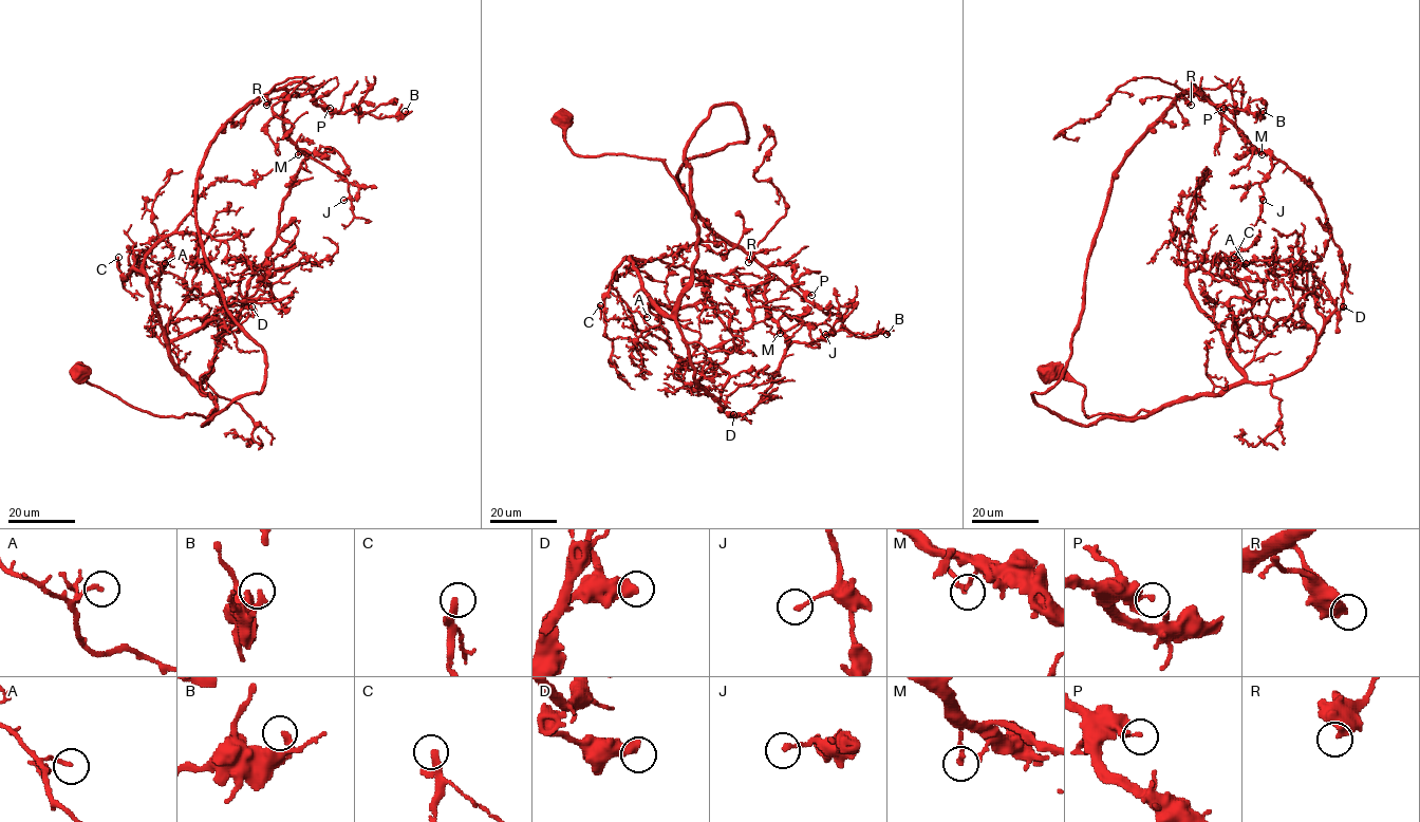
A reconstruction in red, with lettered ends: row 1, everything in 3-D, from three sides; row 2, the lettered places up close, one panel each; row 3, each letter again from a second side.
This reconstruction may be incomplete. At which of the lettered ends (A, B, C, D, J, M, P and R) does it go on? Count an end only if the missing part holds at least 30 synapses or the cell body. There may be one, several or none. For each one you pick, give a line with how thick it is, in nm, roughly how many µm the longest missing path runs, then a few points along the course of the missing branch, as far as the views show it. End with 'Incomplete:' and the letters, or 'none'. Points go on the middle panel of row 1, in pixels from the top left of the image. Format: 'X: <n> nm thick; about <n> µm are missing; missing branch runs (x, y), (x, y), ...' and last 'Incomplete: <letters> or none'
C: 200 nm thick; about 30 µm are missing; missing branch runs (600, 305), (598, 309), (613, 346), (626, 358)
Incomplete: C

